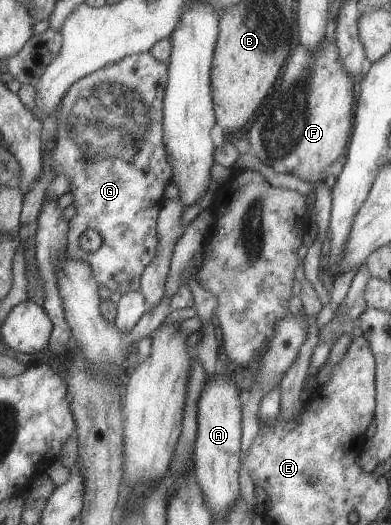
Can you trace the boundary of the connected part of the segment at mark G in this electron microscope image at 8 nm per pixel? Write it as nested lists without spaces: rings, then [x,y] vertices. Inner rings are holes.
[[[149,51],[139,54],[131,54],[121,58],[113,64],[105,64],[101,69],[97,69],[91,75],[81,77],[76,80],[63,95],[61,99],[61,112],[59,118],[55,122],[55,140],[49,140],[49,162],[51,162],[51,170],[57,174],[63,174],[69,180],[69,190],[73,196],[72,204],[75,206],[75,214],[68,220],[68,231],[66,234],[66,252],[73,258],[85,262],[91,272],[93,278],[98,286],[103,286],[113,292],[117,290],[121,295],[125,292],[140,290],[140,276],[145,266],[153,260],[155,250],[157,250],[157,235],[156,235],[156,218],[161,208],[161,202],[165,199],[164,190],[167,184],[172,182],[172,170],[170,164],[167,162],[167,154],[165,146],[162,141],[162,102],[164,97],[164,88],[167,82],[167,65],[163,62],[155,60]],[[87,228],[95,230],[100,238],[101,244],[94,252],[84,252],[79,245],[79,235]]]

